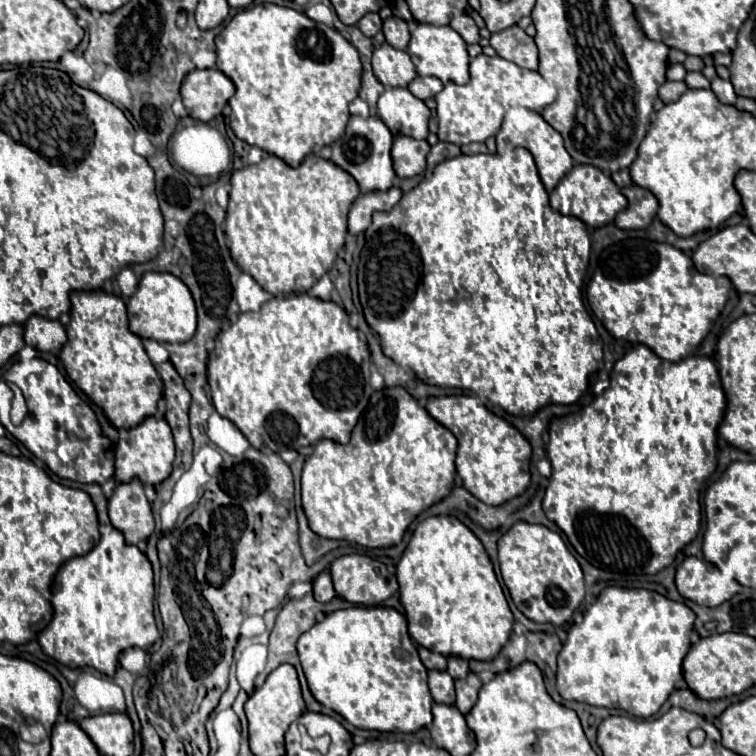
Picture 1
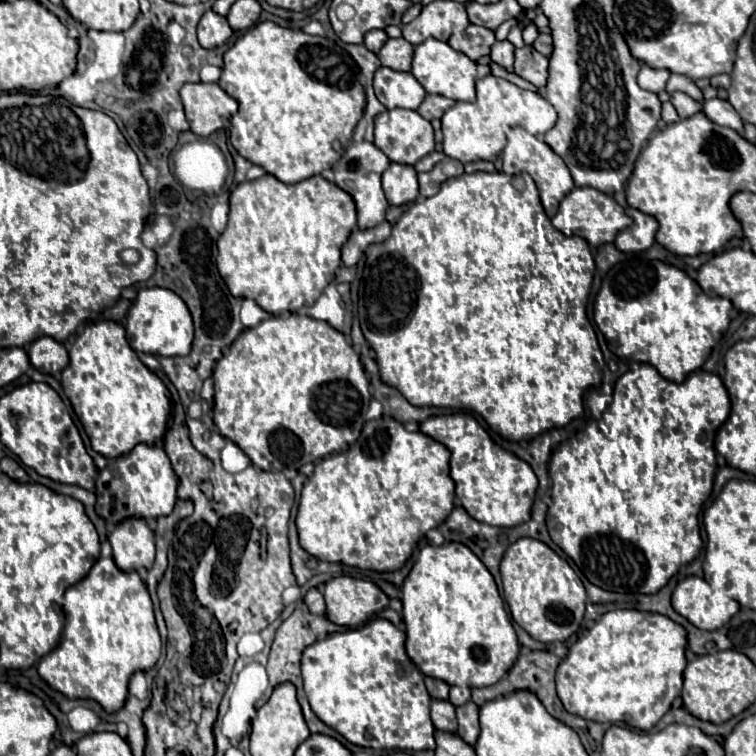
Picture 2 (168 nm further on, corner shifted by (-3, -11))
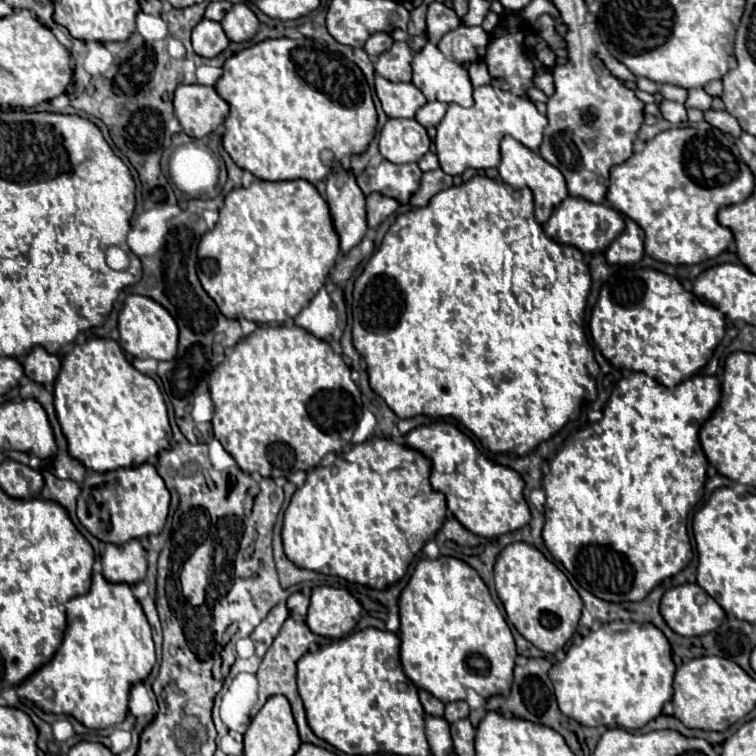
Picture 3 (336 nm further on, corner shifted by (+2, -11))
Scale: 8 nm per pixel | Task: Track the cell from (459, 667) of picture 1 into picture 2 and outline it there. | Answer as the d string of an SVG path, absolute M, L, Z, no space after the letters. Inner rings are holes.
M461 685L461 687L451 687L449 691L449 701L455 705L455 707L461 707L463 703L467 703L471 699L471 689Z

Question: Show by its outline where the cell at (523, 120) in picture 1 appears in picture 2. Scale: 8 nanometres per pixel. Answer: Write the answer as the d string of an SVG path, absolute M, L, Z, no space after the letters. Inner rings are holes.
M513 127L509 131L507 145L505 145L503 153L501 153L501 159L503 159L503 171L507 175L511 175L511 173L529 173L533 177L533 181L537 183L541 203L543 203L543 209L545 209L547 217L555 215L563 195L567 195L567 191L571 191L575 187L573 179L571 179L571 173L569 173L567 165L563 163L563 159L559 155L555 155L547 143L543 143L539 137L529 135L521 127Z

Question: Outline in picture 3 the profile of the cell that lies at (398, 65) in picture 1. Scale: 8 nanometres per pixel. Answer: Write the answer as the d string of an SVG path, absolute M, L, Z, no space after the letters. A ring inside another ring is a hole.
M376 75L374 87L388 117L414 117L414 113L426 103L422 91L412 83L394 83Z

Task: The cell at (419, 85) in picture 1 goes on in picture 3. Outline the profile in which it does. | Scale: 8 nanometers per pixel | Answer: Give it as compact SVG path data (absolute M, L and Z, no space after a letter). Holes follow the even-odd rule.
M432 101L416 111L416 121L422 123L424 127L436 127L440 123L440 119L444 117L444 113L446 113L446 103Z

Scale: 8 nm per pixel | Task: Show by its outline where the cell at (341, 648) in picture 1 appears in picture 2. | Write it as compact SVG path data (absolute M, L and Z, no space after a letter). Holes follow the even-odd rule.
M373 619L361 627L355 629L347 629L341 633L333 633L329 637L325 637L323 641L313 643L311 647L307 647L301 657L301 676L303 685L305 685L305 693L309 699L311 709L315 711L315 715L319 715L319 719L323 723L327 723L331 729L335 729L337 733L341 733L349 743L359 745L359 747L371 747L371 749L401 749L401 751L423 751L423 749L435 749L435 727L433 721L429 717L429 705L431 705L431 697L425 689L423 683L423 675L419 673L419 669L411 663L411 659L405 653L405 633L401 629L397 629L393 623L389 623L387 619Z

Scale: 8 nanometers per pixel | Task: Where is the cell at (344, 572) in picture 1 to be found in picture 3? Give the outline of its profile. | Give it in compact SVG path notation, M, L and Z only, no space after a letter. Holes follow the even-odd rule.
M316 587L310 597L310 609L306 623L310 629L324 637L344 637L358 623L362 603L344 587Z

